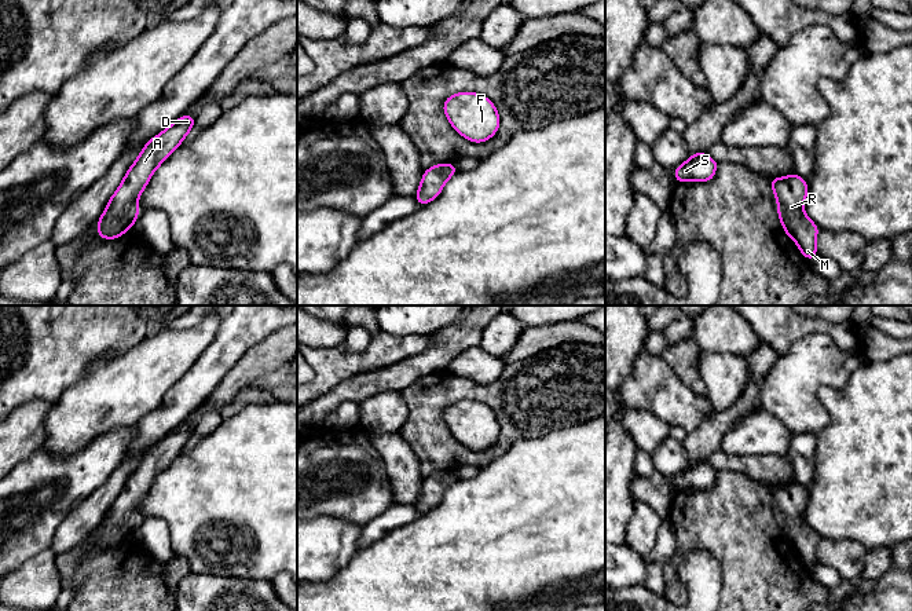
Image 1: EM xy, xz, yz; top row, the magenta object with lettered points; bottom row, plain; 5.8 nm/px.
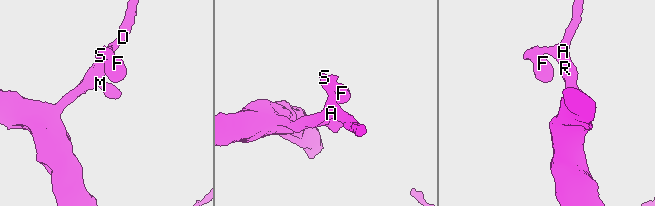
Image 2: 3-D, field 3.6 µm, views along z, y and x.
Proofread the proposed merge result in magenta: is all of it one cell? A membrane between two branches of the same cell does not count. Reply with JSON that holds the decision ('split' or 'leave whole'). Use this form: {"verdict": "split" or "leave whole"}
{"verdict": "leave whole"}

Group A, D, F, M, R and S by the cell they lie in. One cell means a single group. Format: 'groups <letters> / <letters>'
groups A D F M R S

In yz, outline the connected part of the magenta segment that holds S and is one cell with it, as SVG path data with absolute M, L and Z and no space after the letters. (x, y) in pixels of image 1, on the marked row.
M693 153L688 161L674 169L675 182L710 182L719 165L707 153Z

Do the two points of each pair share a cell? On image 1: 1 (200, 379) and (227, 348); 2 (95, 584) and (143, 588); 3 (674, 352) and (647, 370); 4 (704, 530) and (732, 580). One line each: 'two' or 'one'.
1: one
2: one
3: two
4: one

